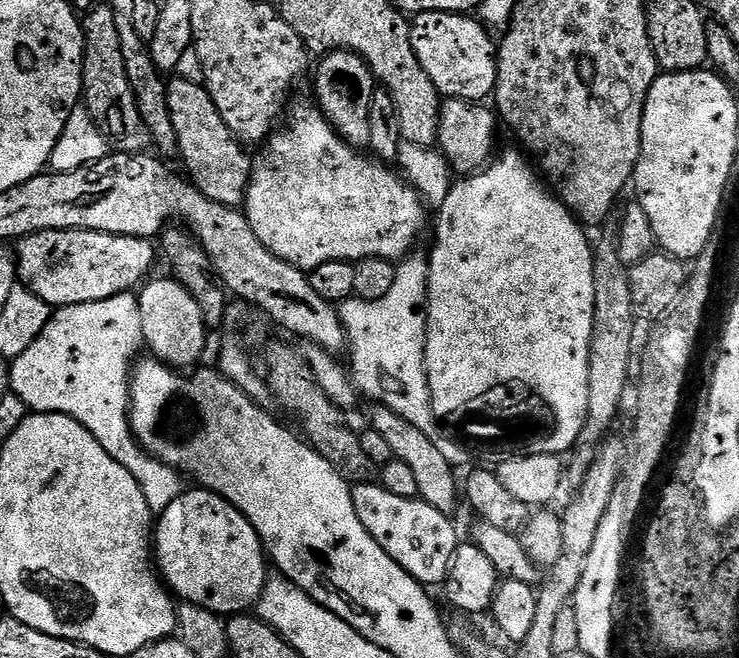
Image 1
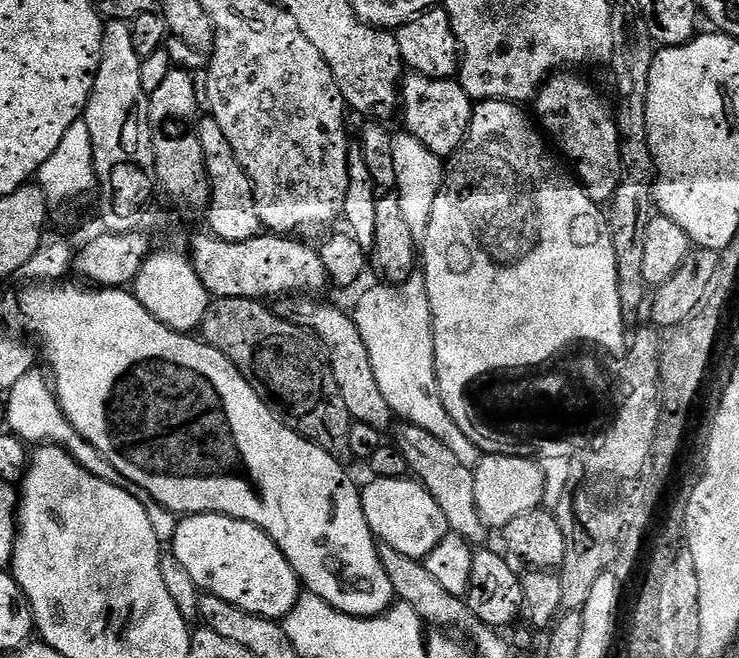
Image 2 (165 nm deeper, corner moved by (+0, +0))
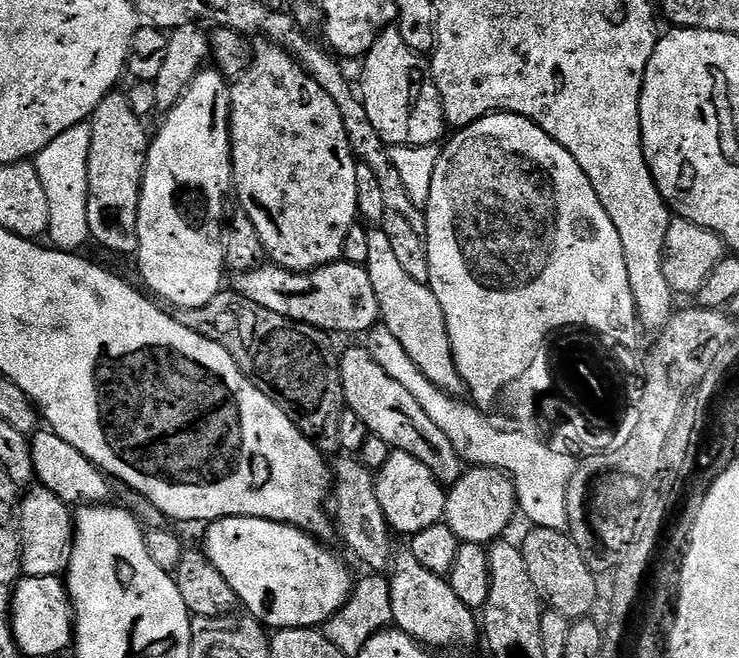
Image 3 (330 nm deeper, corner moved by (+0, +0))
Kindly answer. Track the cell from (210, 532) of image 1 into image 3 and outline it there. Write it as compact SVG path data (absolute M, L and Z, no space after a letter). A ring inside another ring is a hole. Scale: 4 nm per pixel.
M223 516L220 520L211 521L207 525L208 528L204 532L204 545L202 551L208 557L209 564L214 566L214 570L218 574L222 574L222 578L226 578L226 582L230 586L230 590L236 595L237 601L242 605L243 611L249 616L253 616L255 620L260 621L268 630L279 630L281 628L320 628L328 623L328 619L339 610L342 605L348 601L354 587L354 579L348 573L348 568L324 545L317 537L311 536L309 532L302 531L301 528L292 528L288 524L282 522L274 522L266 518L254 518L253 516Z

